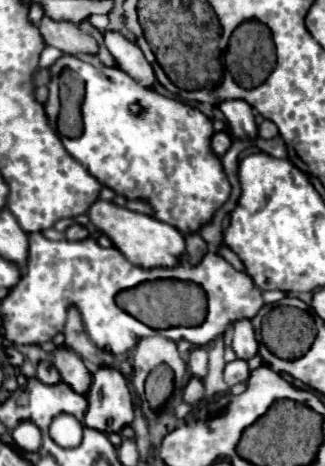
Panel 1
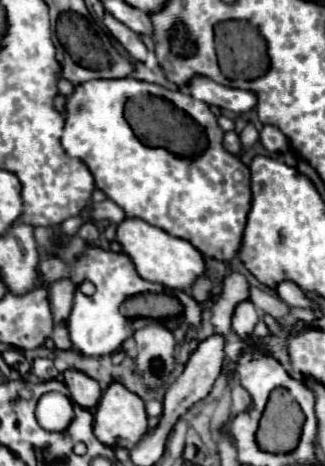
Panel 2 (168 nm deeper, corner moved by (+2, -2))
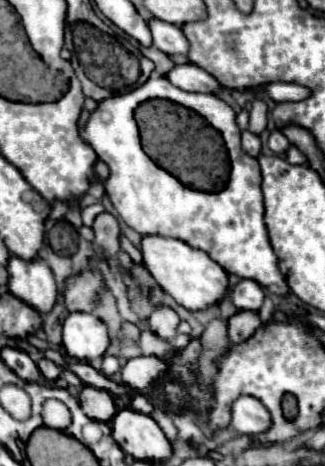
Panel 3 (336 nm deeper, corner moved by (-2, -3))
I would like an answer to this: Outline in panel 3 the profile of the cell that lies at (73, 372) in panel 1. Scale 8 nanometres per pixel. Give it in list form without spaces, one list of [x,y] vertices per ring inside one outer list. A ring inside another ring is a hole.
[[[84,386],[80,390],[80,406],[84,410],[84,414],[92,420],[98,422],[110,422],[116,414],[116,404],[114,398],[104,392],[104,390],[96,390],[92,386]]]

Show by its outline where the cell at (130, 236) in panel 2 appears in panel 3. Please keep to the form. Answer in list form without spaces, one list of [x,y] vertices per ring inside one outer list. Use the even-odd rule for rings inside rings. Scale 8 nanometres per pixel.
[[[144,236],[142,238],[142,256],[144,266],[154,276],[154,280],[184,308],[188,310],[206,310],[218,304],[228,292],[228,274],[214,262],[206,252],[190,248],[182,240],[164,238],[164,236]]]

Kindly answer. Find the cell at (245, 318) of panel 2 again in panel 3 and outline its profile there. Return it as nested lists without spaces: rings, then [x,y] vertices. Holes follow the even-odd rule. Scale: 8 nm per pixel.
[[[240,280],[234,286],[230,298],[238,310],[260,310],[264,302],[264,290],[254,280]]]

